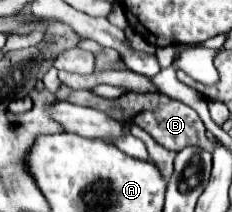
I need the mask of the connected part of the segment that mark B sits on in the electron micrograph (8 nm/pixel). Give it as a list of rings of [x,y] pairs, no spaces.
[[[61,86],[61,90],[57,92],[57,98],[67,100],[71,104],[79,104],[79,106],[91,106],[99,112],[121,112],[125,122],[143,128],[145,132],[149,132],[155,138],[157,144],[161,144],[163,148],[173,150],[173,152],[181,152],[187,146],[197,146],[197,148],[211,152],[211,146],[213,146],[205,136],[206,128],[201,122],[199,114],[191,106],[187,106],[179,100],[173,100],[169,96],[157,94],[157,92],[129,92],[129,94],[123,94],[121,98],[109,100],[109,98],[97,96],[91,90],[73,90],[69,86]]]

